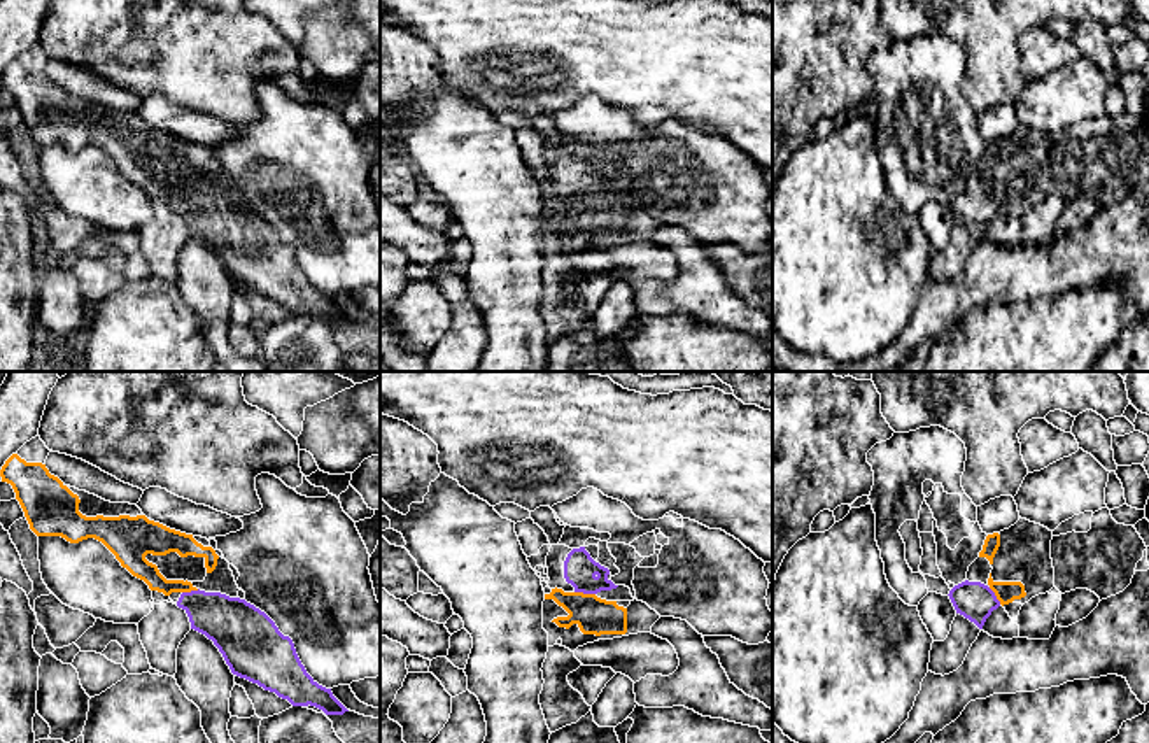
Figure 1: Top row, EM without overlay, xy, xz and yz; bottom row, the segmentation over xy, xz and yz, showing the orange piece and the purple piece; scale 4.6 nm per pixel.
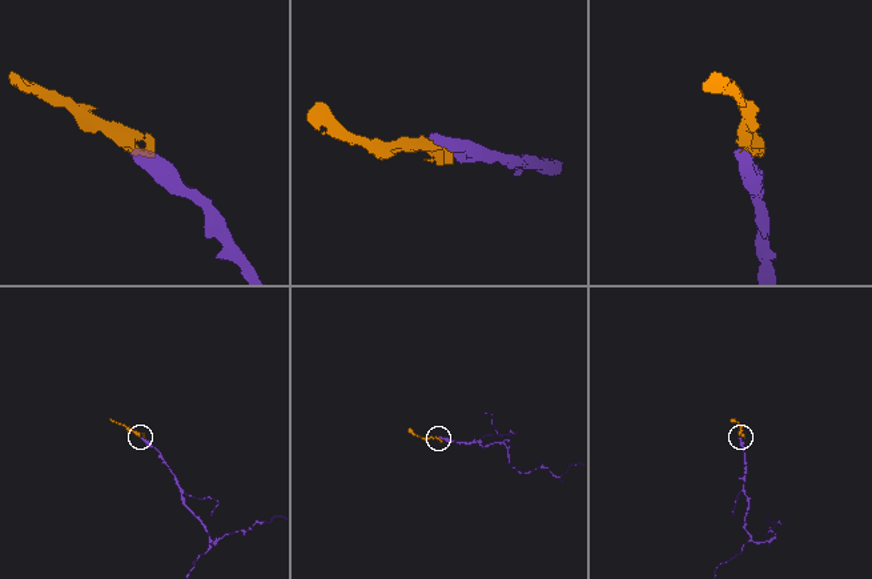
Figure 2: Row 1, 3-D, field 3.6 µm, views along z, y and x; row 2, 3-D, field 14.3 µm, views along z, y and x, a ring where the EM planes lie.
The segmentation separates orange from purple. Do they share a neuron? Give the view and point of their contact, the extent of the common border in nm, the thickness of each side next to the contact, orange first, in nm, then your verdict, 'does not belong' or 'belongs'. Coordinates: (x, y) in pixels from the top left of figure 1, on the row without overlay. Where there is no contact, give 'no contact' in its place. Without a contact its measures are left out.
xz (585, 202) | 100 nm | 170/150 nm | belongs

